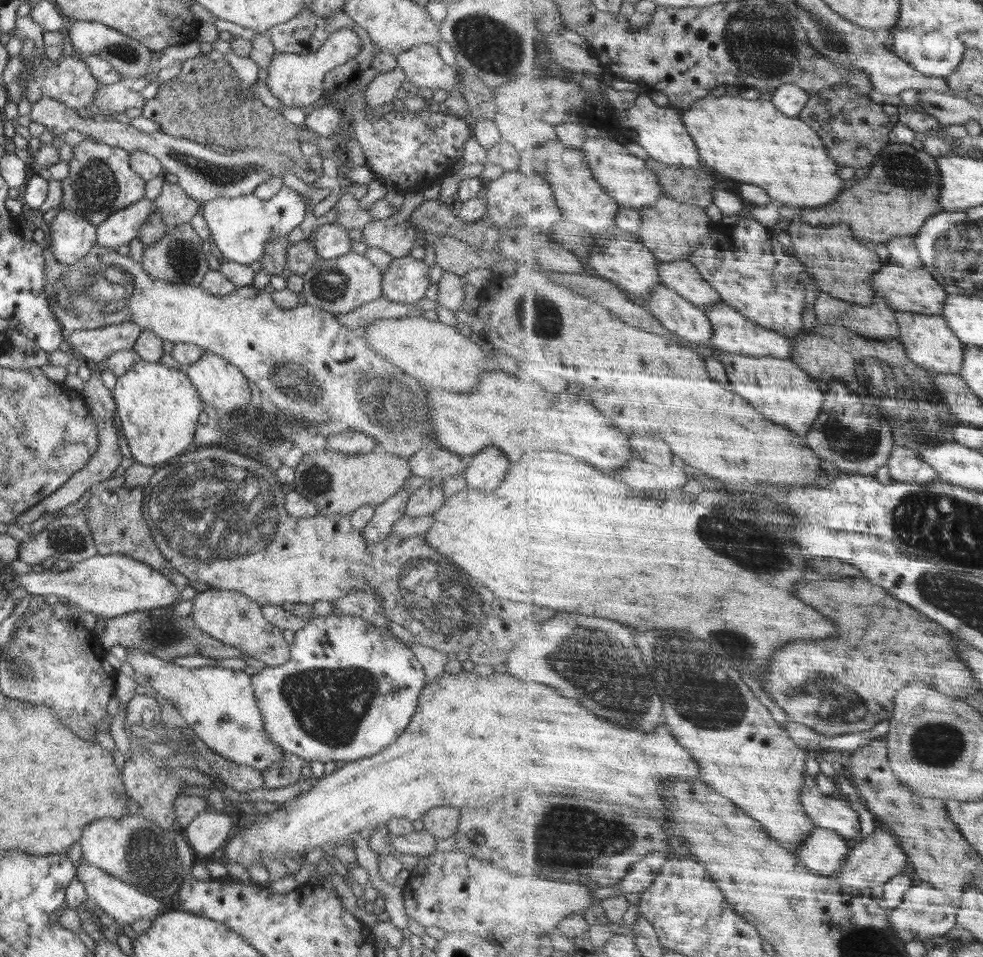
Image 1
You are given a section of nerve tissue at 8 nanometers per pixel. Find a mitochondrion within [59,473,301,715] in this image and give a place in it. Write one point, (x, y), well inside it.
(165, 633)

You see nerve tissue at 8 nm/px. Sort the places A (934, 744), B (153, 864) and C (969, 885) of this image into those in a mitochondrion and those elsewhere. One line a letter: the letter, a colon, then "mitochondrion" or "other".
A: mitochondrion
B: mitochondrion
C: other

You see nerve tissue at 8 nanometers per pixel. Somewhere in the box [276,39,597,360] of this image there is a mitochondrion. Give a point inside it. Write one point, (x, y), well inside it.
(538, 315)

